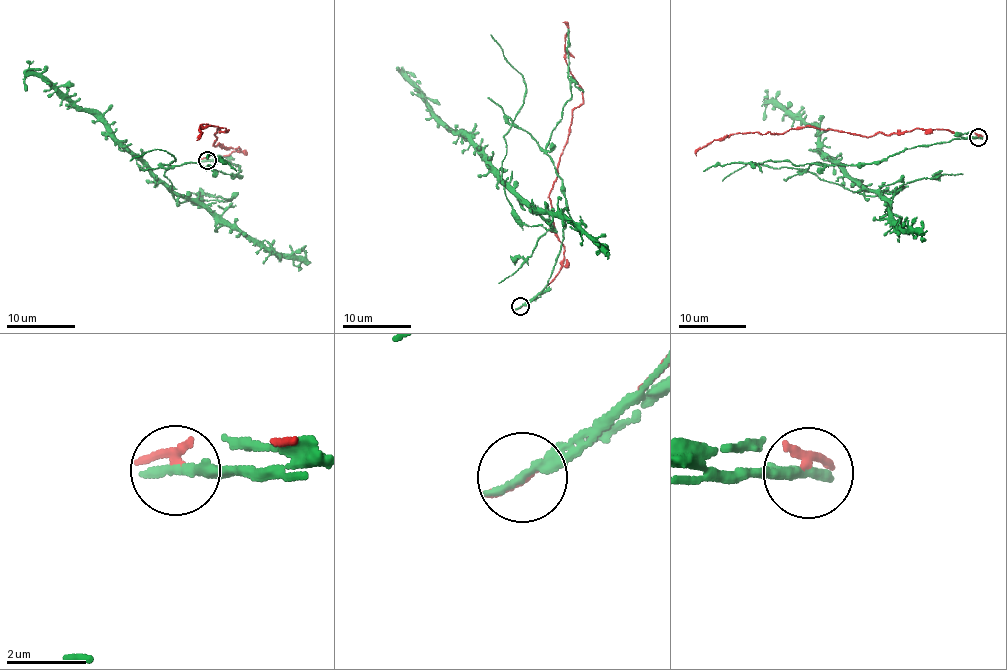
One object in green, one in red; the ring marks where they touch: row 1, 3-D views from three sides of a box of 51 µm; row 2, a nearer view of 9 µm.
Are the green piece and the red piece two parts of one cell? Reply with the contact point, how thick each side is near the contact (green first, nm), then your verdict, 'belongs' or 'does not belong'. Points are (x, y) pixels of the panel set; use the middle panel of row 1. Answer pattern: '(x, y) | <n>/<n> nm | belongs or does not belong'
(520, 306) | 280/240 nm | does not belong

